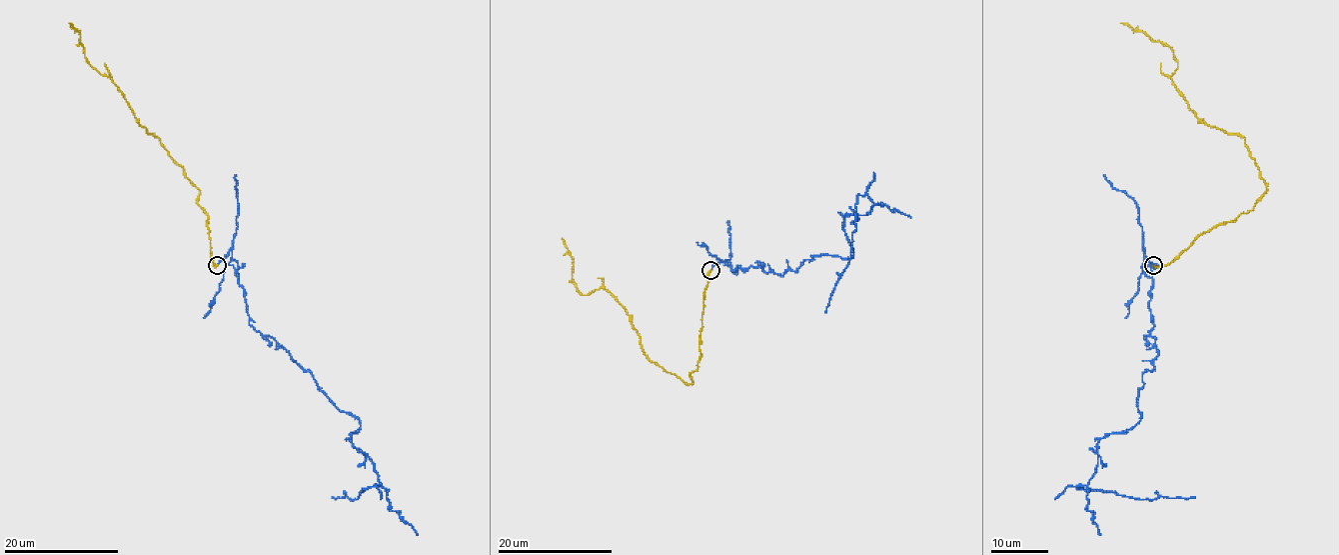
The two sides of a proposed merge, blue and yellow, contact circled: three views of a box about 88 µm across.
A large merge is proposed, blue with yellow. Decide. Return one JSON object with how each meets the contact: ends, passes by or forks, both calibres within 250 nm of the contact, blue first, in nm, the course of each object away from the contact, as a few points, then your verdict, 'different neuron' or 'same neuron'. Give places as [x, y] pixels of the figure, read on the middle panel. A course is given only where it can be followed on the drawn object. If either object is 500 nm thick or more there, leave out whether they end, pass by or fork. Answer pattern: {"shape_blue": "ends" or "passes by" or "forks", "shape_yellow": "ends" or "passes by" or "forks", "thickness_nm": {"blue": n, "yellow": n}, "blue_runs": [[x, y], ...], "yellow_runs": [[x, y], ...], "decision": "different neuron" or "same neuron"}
{"shape_blue": "ends", "shape_yellow": "ends", "thickness_nm": {"blue": 170, "yellow": 240}, "blue_runs": [[710, 271], [724, 261], [783, 275], [813, 256], [850, 258], [843, 218], [866, 213], [866, 195], [824, 312]], "yellow_runs": [[710, 271], [700, 358], [693, 382], [686, 384], [649, 359], [608, 291], [578, 291], [562, 238]], "decision": "different neuron"}

